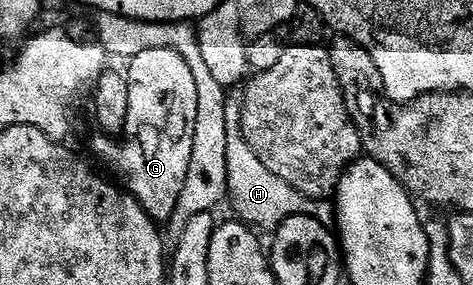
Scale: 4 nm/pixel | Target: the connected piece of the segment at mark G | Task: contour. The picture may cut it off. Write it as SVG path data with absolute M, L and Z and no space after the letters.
M171 49L139 53L128 60L127 66L131 105L122 143L117 147L116 138L97 133L93 151L103 162L113 163L114 169L121 174L124 190L137 198L154 221L168 221L175 213L191 165L199 89L195 89L195 76L187 61Z

